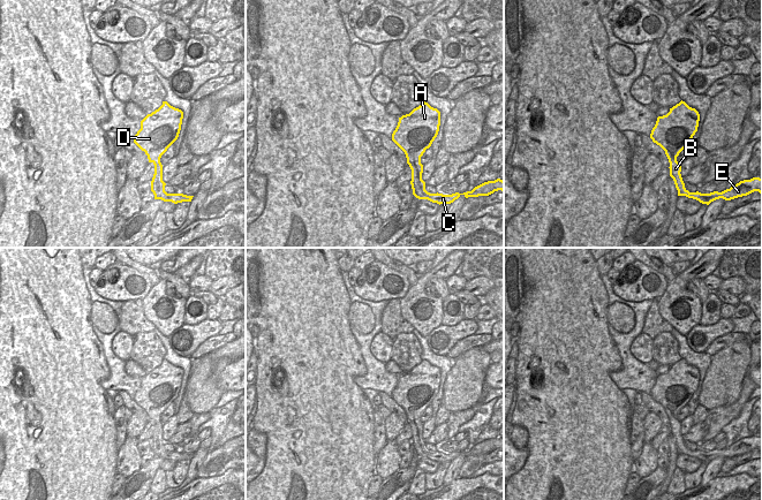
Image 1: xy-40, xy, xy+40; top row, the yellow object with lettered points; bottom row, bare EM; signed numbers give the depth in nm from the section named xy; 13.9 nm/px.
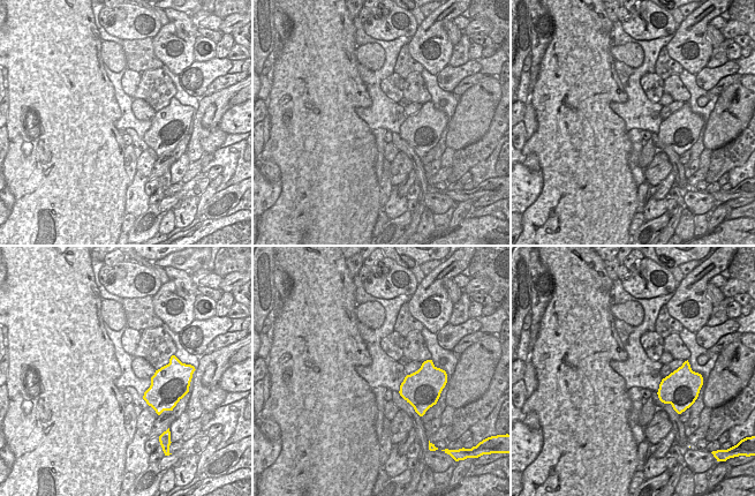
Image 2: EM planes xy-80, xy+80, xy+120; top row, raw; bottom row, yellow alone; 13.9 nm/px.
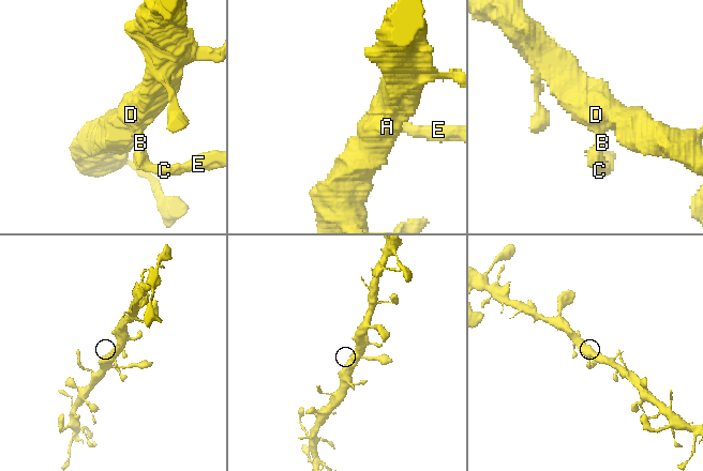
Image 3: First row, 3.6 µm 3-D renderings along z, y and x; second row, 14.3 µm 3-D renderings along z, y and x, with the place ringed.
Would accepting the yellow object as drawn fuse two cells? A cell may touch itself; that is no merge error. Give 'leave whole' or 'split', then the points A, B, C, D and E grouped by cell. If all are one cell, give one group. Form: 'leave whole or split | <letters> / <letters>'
leave whole | A B C D E

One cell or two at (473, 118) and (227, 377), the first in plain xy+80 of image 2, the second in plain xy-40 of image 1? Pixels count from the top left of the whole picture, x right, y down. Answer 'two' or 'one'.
two

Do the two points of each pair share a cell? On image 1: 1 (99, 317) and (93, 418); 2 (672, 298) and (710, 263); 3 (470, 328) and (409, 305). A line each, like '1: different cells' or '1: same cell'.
1: different cells
2: same cell
3: different cells

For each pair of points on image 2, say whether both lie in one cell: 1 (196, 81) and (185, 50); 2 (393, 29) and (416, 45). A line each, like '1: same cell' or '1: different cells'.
1: different cells
2: different cells

